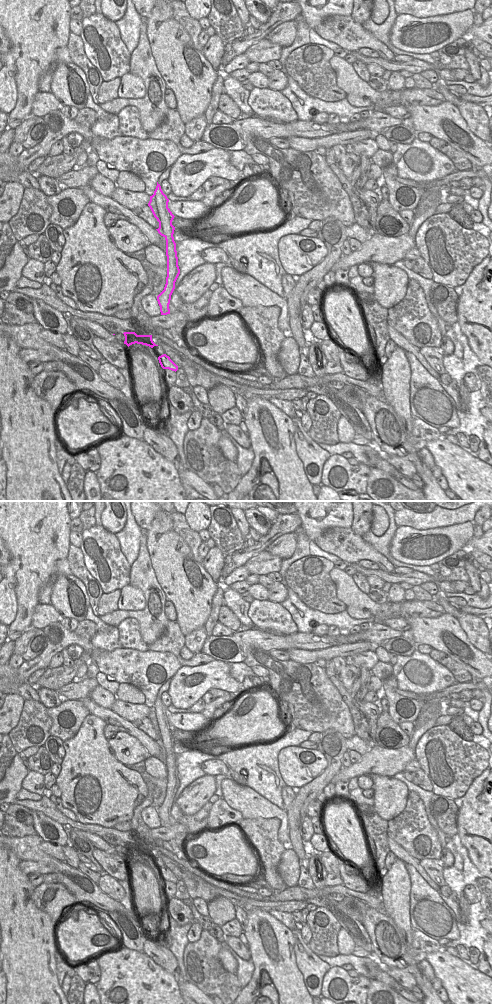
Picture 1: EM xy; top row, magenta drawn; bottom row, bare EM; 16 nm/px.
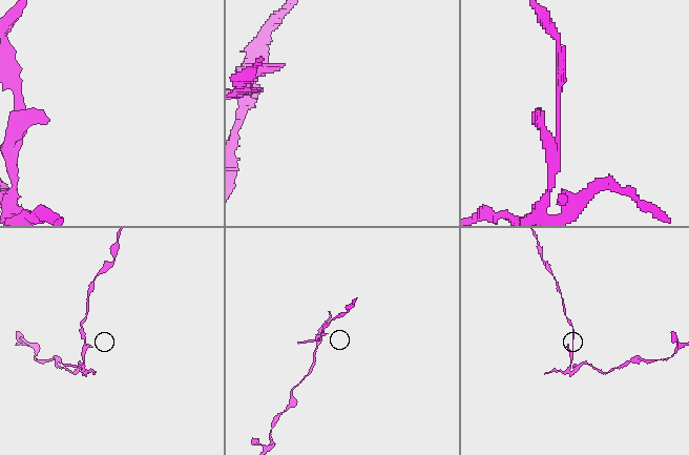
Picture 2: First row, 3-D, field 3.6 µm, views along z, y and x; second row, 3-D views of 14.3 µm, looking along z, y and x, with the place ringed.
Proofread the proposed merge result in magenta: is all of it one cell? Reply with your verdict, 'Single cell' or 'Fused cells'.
Fused cells.

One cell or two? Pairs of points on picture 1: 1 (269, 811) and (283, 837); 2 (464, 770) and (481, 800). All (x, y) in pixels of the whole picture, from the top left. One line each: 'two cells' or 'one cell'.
1: one cell
2: two cells

